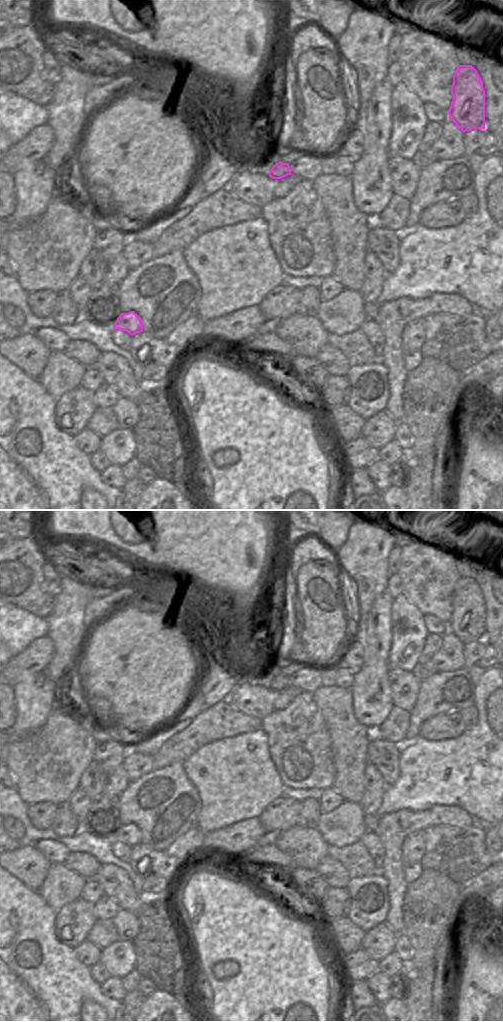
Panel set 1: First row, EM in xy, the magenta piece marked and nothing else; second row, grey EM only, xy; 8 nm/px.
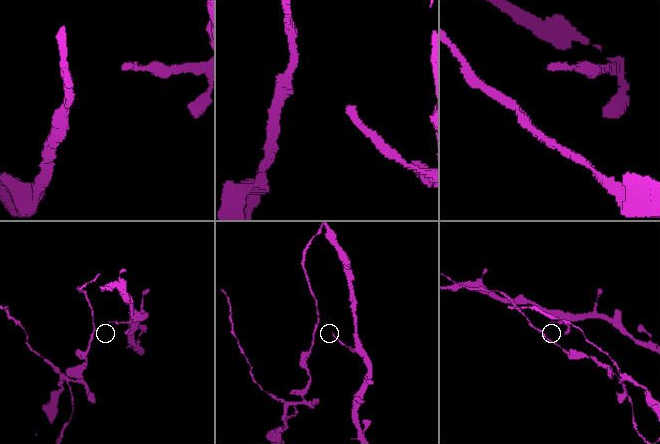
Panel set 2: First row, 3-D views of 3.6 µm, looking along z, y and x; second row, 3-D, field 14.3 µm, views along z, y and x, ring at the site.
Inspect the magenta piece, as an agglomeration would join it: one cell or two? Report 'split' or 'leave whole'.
split

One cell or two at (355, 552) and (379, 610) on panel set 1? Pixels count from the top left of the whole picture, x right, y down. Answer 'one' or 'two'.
two

